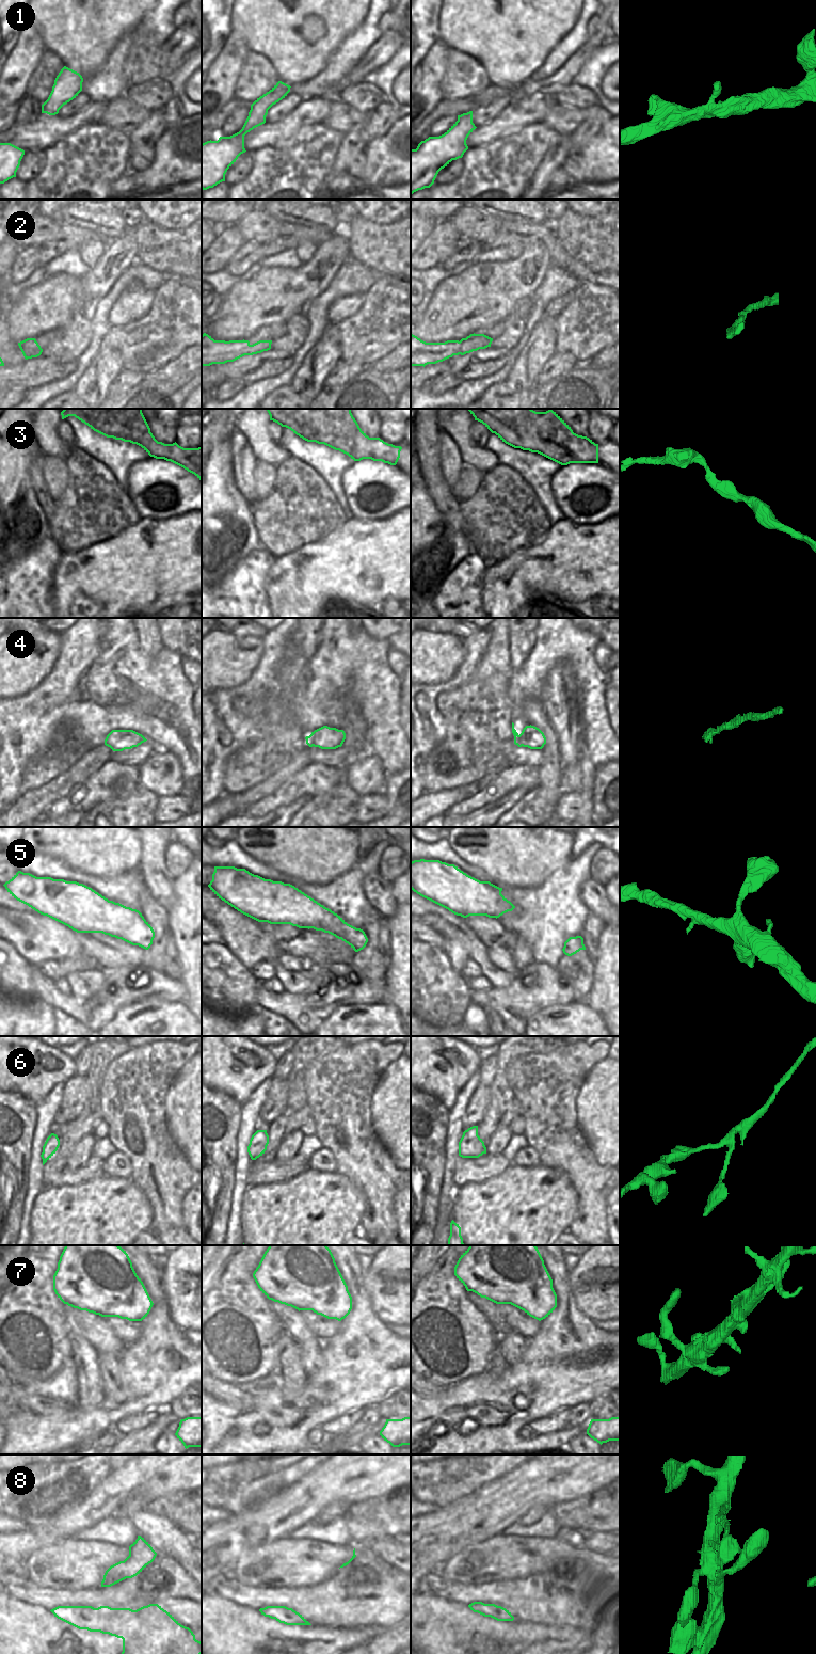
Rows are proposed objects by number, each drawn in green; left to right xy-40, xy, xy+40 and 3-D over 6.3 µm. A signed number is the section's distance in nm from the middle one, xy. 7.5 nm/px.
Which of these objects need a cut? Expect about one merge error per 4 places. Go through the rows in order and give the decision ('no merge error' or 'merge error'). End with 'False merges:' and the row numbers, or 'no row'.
1: no merge error
2: no merge error
3: no merge error
4: no merge error
5: no merge error
6: no merge error
7: no merge error
8: no merge error
False merges: no row

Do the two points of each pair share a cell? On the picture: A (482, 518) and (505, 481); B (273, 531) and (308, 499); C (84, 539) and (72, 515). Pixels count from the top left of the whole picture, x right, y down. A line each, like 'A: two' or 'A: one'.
A: one
B: one
C: one

